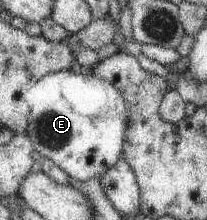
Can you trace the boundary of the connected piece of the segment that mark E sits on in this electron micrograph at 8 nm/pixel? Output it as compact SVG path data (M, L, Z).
M62 69L43 76L29 88L26 97L31 106L26 133L39 152L40 159L49 158L69 177L79 181L101 177L118 164L128 140L126 130L132 124L132 110L129 108L128 98L110 81L94 74L84 75L78 69Z

